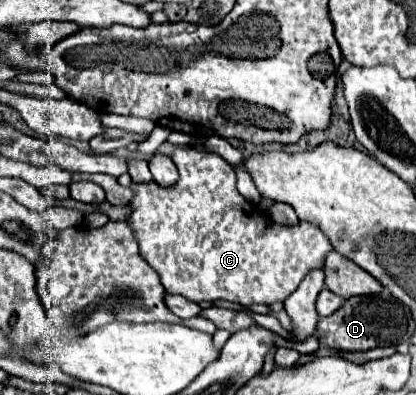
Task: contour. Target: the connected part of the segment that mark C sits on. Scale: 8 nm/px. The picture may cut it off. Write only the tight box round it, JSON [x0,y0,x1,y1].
[130,147,332,305]

